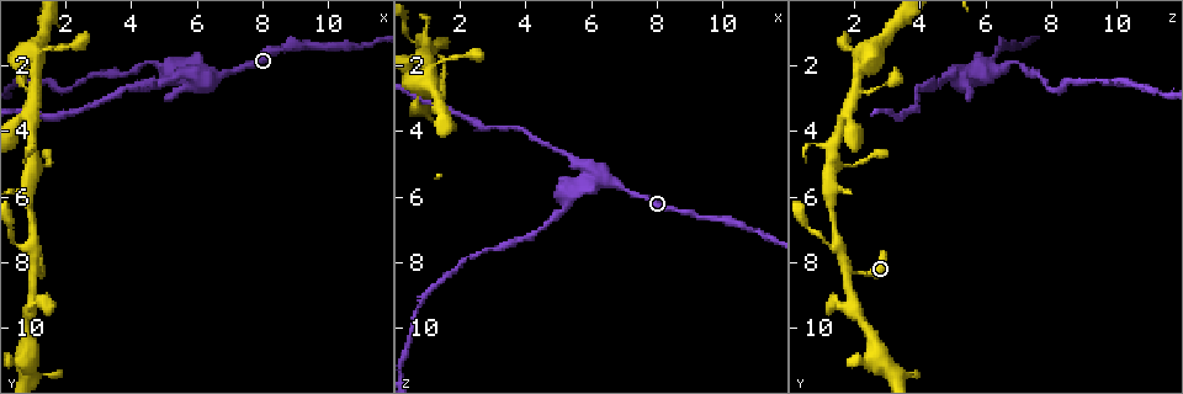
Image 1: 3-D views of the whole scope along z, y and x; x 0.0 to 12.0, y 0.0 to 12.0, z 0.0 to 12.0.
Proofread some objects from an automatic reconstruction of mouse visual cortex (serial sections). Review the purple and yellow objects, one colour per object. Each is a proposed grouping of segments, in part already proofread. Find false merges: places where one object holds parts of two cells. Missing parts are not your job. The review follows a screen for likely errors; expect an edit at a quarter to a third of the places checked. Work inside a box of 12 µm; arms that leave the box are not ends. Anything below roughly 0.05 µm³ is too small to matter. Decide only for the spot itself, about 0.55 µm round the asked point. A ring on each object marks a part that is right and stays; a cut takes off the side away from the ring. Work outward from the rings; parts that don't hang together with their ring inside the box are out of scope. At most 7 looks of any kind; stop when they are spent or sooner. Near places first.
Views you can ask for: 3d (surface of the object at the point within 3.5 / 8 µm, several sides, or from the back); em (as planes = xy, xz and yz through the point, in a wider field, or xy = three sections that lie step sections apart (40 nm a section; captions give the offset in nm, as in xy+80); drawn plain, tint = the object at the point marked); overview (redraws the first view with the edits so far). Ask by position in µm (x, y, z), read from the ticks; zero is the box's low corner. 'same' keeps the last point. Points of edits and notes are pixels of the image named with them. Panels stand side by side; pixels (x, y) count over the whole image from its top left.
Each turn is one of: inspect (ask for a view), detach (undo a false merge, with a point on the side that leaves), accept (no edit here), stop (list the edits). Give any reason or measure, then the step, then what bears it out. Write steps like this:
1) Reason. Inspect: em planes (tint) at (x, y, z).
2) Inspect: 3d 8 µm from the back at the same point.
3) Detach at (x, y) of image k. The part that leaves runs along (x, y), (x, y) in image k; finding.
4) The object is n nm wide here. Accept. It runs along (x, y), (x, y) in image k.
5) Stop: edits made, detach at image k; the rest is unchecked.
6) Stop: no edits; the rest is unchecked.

Three-way junction. Inspect: 3d 3.5 µm at (1.0, 7.6, 1.6).

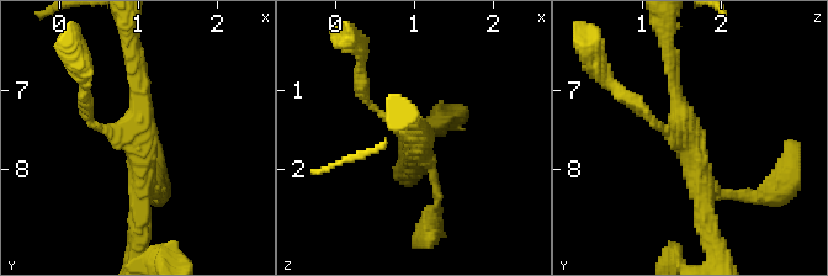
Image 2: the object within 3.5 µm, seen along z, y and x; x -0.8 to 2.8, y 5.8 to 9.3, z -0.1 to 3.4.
The arms are 100, 200, 200 nm wide. Accept. It runs along (730, 195), (700, 176), (672, 54) in image 2; one cell here.

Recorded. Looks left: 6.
Inspect: 3d 8 µm at (1.1, 1.9, 2.3).

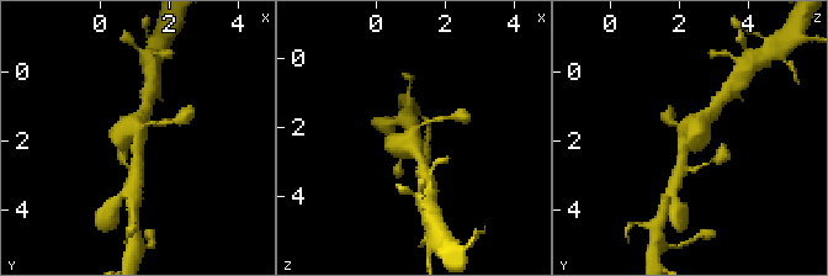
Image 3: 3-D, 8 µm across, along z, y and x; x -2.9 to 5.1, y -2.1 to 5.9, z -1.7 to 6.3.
Inspect: 3d 3.5 µm from the back at (1.1, 1.9, 2.3).

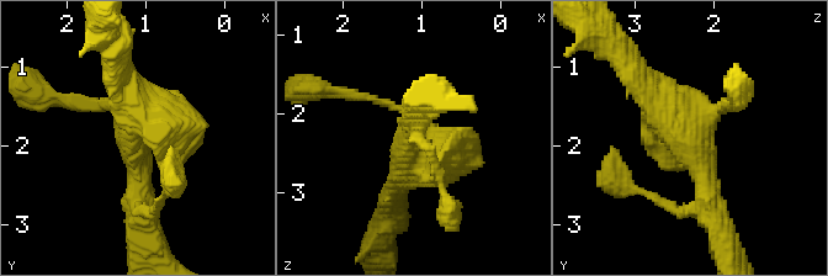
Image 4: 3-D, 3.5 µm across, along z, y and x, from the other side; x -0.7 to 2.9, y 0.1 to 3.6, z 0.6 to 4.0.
Accept. It runs along (711, 213), (693, 137), (640, 73) in image 4; all the same cell.

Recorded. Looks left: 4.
Three-way junction. Inspect: 3d 3.5 µm at (6.2, 2.3, 5.4).

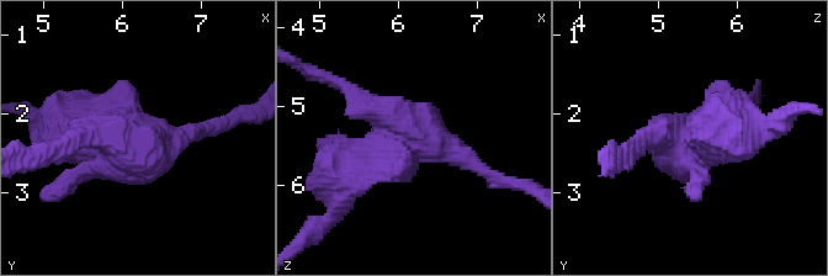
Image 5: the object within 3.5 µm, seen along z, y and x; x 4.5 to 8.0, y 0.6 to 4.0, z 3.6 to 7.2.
Inspect: em xy step 3 (tint) at (6.25, 2.35, 5.35).

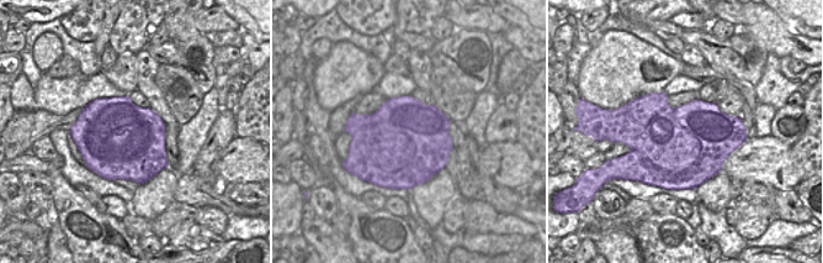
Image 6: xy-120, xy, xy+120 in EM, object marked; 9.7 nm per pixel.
Inspect: em xy step 1 (tint) at the same point.

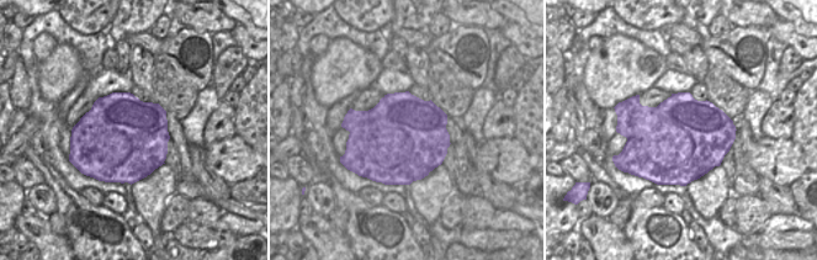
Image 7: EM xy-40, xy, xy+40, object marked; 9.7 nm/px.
Detach at (48, 132) of image 5. The part that leaves runs along (403, 139), (339, 170), (339, 206) in image 5; a second cell is stuck on.

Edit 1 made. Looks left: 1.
Stop: edits made, detach at image 5; the rest is unchecked.

